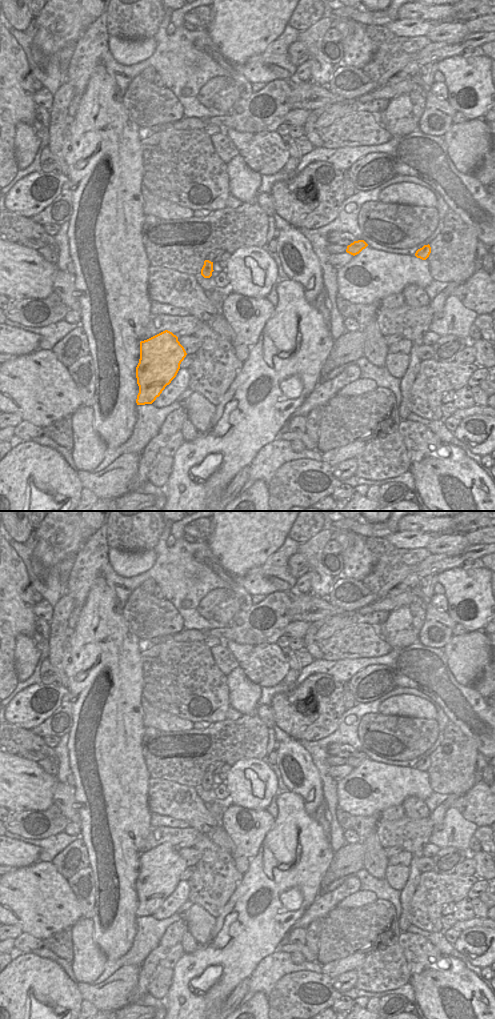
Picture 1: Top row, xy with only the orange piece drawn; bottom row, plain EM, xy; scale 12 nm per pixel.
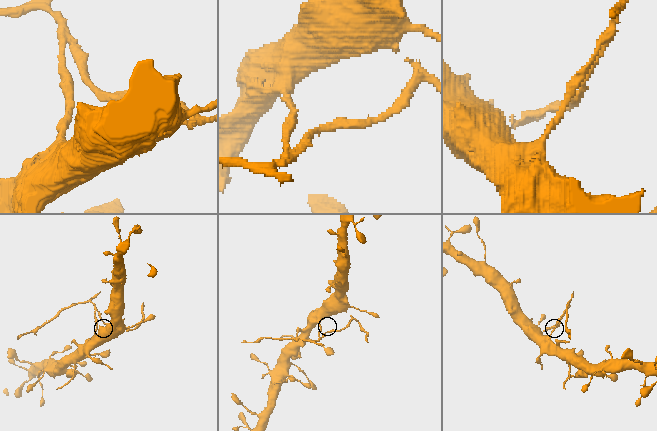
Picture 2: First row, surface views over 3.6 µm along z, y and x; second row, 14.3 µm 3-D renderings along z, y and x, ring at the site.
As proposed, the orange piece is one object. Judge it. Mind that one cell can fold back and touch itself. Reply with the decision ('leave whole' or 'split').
split

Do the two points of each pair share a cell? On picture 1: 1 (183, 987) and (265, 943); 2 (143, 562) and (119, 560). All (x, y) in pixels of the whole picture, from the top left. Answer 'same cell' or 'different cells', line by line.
1: same cell
2: same cell

